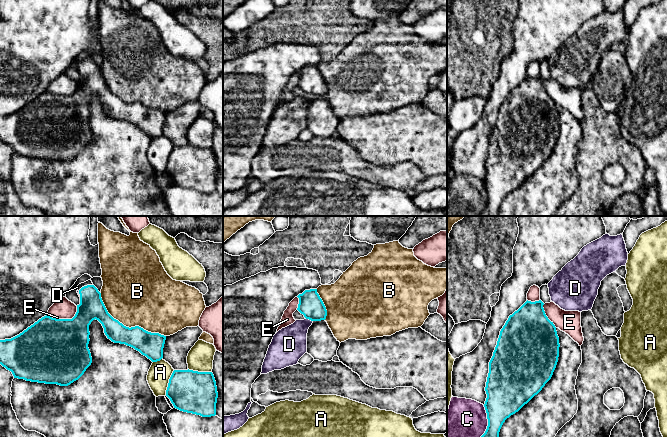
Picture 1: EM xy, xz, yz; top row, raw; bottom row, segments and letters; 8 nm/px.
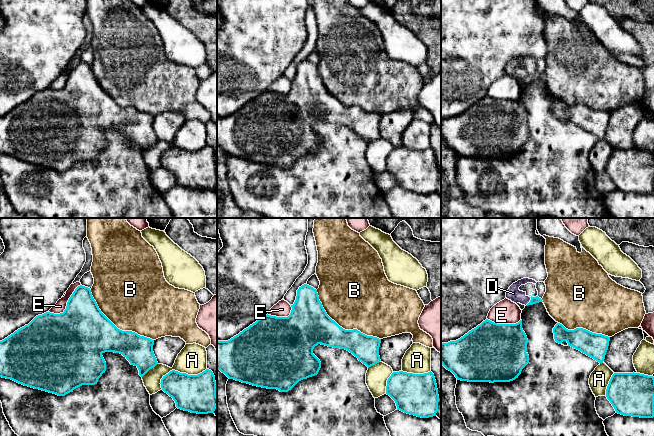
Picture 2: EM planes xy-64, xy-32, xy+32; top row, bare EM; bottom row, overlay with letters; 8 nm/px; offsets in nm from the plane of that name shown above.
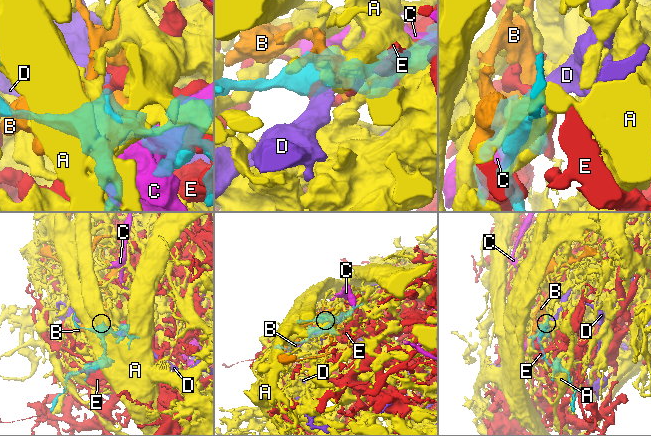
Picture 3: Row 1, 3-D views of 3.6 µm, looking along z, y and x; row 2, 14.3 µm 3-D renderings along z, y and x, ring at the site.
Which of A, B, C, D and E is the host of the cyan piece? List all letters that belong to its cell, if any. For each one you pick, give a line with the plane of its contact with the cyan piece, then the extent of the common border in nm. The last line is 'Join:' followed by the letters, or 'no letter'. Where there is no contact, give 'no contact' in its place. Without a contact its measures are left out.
D: contact in xz; length 70 nm
Join: D

